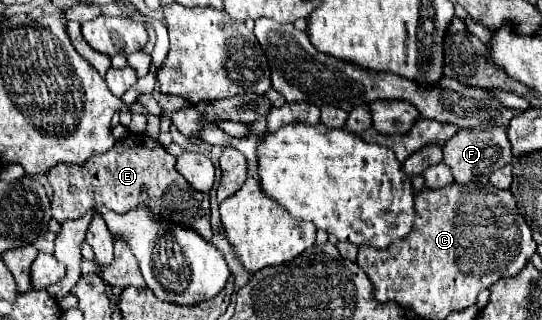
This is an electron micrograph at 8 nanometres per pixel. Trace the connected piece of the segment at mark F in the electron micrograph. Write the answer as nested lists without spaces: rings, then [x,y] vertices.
[[[490,124],[482,130],[472,130],[472,132],[456,132],[450,140],[446,140],[444,148],[444,162],[452,168],[454,180],[464,184],[464,182],[488,182],[488,176],[492,172],[496,172],[498,168],[504,168],[506,164],[510,164],[514,160],[510,144],[508,144],[508,134],[506,134],[506,126],[498,126],[498,124]]]

